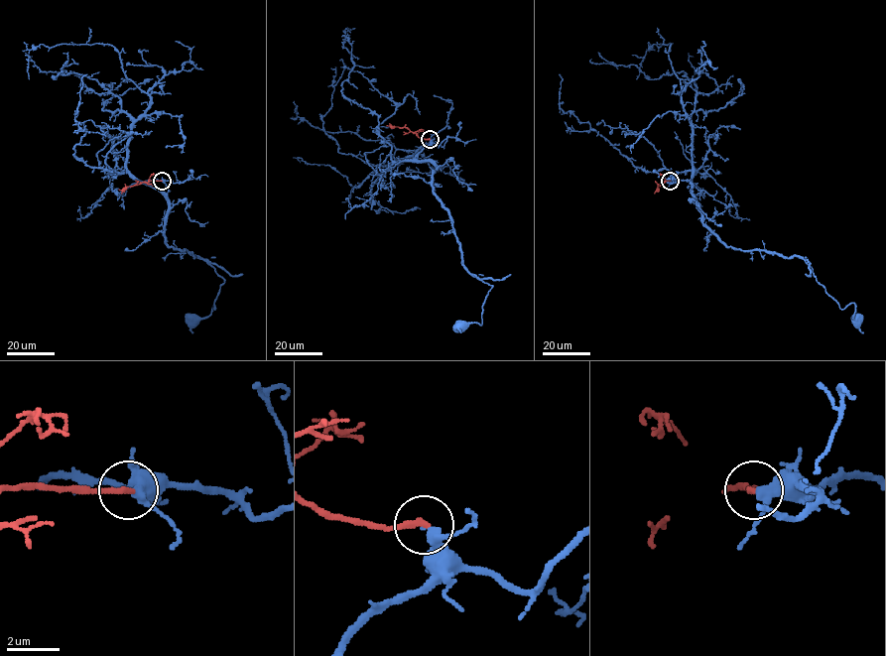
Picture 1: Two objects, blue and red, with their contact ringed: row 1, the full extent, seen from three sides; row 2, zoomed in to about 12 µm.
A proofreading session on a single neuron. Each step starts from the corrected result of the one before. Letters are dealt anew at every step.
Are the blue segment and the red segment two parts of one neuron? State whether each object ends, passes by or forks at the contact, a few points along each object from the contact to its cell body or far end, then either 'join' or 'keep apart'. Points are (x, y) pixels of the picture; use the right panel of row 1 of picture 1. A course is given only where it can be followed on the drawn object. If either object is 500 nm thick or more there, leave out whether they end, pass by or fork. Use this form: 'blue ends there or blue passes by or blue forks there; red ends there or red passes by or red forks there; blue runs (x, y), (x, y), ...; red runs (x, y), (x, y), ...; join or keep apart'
blue passes by; red ends there; blue runs (670, 181), (690, 182), (701, 221), (727, 246), (801, 256), (841, 309), (854, 304), (856, 319); red runs (670, 181), (661, 182), (656, 190); join

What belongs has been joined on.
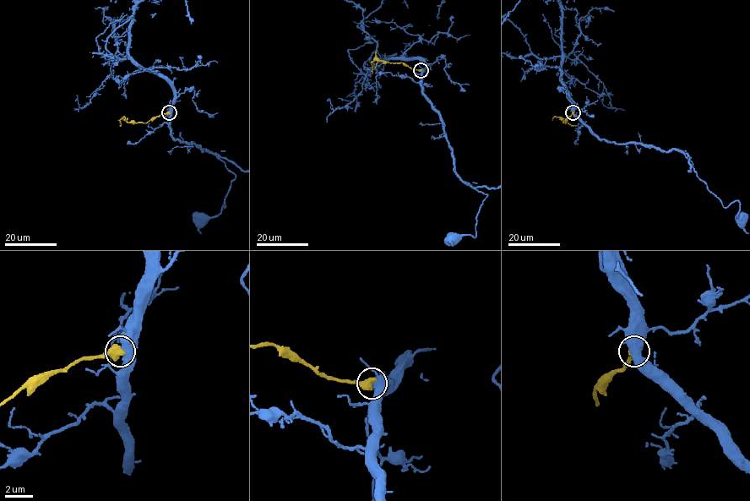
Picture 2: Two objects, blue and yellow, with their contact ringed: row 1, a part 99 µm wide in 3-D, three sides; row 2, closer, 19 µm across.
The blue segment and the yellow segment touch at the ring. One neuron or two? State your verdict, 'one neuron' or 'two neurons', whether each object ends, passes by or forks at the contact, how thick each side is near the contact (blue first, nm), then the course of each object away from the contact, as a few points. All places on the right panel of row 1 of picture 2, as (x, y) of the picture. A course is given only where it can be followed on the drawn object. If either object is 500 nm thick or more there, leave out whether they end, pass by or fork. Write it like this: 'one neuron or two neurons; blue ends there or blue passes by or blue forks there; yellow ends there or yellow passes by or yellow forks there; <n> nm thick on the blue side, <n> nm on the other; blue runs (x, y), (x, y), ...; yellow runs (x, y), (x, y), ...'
two neurons; 550 nm thick on the blue side, 650 nm on the other; blue runs (573, 112), (600, 138), (650, 145), (665, 151), (680, 149), (725, 207), (739, 202), (737, 217), (741, 218); yellow runs (573, 112), (563, 122), (563, 118), (571, 125), (576, 125)

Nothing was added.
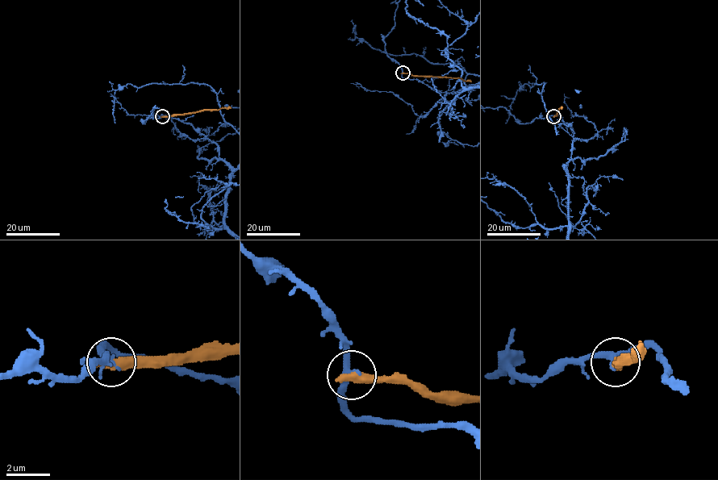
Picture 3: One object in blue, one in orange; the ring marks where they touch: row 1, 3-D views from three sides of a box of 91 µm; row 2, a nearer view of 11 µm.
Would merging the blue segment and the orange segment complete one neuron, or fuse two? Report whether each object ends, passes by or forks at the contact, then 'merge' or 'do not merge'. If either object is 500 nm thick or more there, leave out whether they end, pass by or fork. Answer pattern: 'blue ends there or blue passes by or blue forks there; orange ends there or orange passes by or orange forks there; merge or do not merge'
do not merge

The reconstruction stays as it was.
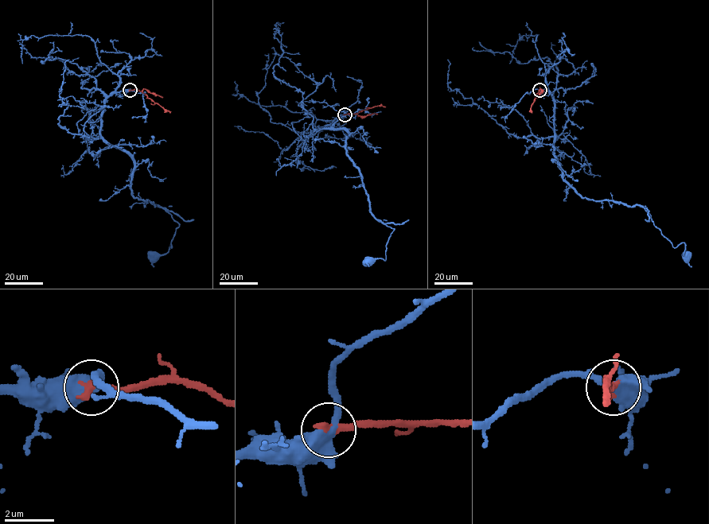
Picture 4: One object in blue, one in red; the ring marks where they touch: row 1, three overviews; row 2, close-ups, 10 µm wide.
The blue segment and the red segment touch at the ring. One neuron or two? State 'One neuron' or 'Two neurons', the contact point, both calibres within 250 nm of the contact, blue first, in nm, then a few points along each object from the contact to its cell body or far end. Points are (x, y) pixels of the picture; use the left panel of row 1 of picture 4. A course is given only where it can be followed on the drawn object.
One neuron. Place: (130, 90). Thickness 480 nm (blue) against 380 nm. Course of blue: (130, 90), (107, 98), (100, 134), (132, 159), (130, 193), (159, 205), (179, 224), (169, 250), (153, 255). Course of red: (130, 90), (142, 91), (170, 113)

